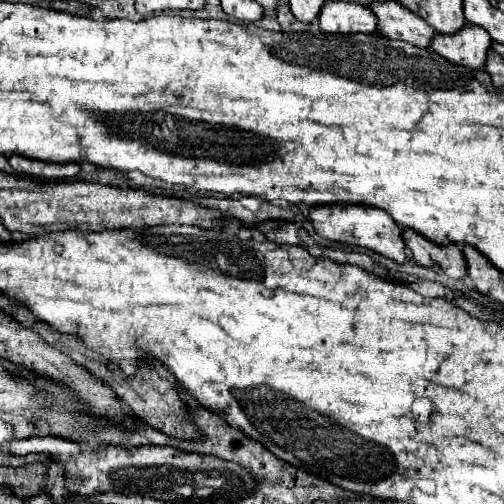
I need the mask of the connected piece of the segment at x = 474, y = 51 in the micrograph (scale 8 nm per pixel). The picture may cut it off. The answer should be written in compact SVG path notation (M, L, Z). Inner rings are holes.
M466 24L466 28L462 28L452 36L436 34L434 40L430 42L430 48L440 56L444 56L446 60L474 70L484 68L490 46L492 38L488 36L488 32L484 32L484 28L480 26L470 24Z

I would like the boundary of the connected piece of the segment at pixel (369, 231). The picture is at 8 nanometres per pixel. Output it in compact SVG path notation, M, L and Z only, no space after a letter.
M328 204L328 206L320 206L320 208L312 208L308 218L310 218L316 234L322 238L368 248L368 250L374 250L376 254L382 254L400 264L406 262L406 258L408 258L404 238L402 238L402 228L386 212L380 212L378 208L368 208L368 206L360 206L360 204L346 204L346 206L344 204L340 204L340 206Z

